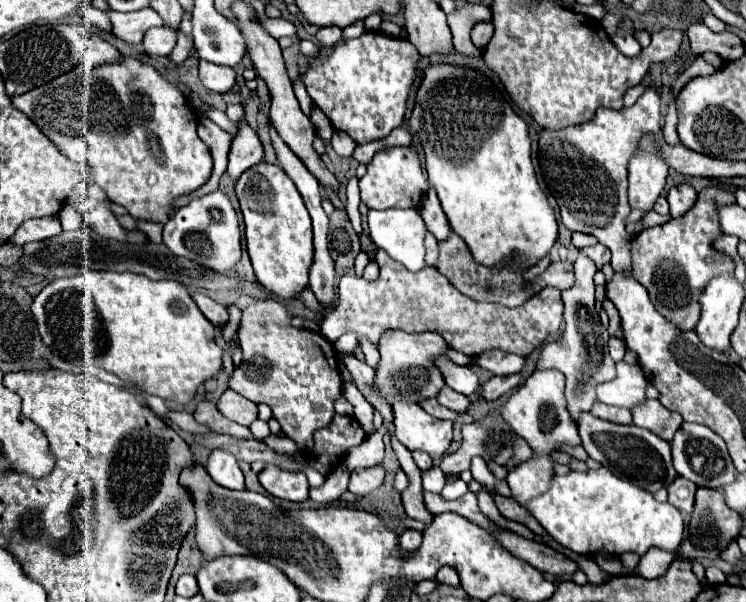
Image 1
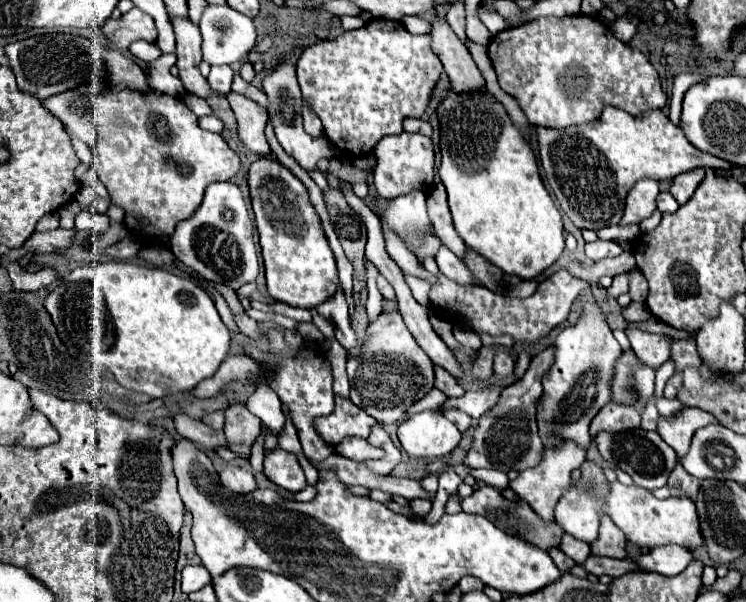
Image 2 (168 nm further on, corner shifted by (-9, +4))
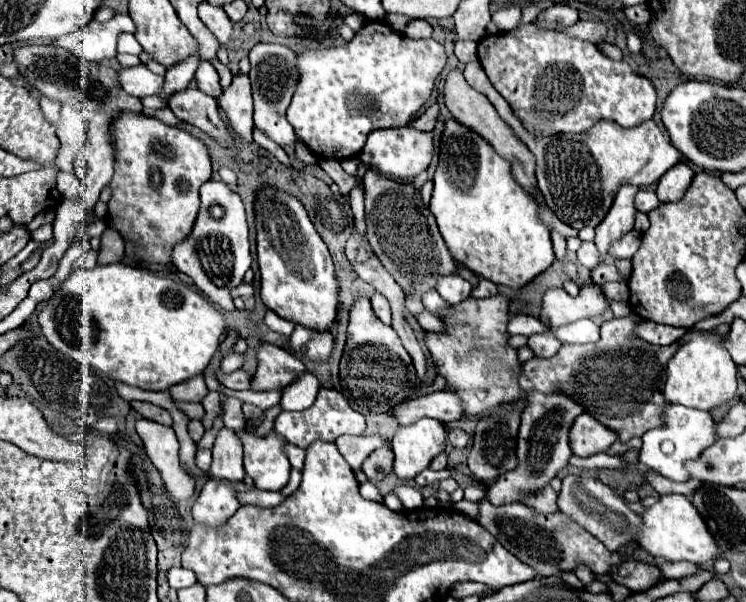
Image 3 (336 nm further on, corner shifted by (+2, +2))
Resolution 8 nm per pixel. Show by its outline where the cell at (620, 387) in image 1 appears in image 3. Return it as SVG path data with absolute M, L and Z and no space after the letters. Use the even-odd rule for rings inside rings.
M675 403L661 407L661 419L663 419L663 425L643 435L643 447L641 447L639 461L659 471L663 477L669 477L673 481L687 481L689 475L683 469L683 461L695 459L697 455L701 455L705 447L713 445L717 439L715 429L713 429L713 419L707 411L685 407L685 405L675 405Z

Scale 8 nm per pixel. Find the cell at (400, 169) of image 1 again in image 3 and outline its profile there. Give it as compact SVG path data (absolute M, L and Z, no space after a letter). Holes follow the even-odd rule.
M409 125L399 127L399 129L379 129L373 131L367 137L367 143L361 151L361 161L365 165L369 165L373 171L379 171L383 175L401 179L401 181L411 181L413 177L417 177L419 173L423 173L433 157L433 141L431 141L431 133L423 133L417 131Z

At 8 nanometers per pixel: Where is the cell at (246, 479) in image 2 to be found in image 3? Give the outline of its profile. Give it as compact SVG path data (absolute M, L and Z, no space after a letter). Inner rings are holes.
M209 479L193 505L193 517L195 521L217 525L225 523L225 519L229 519L239 507L241 503L229 481Z

